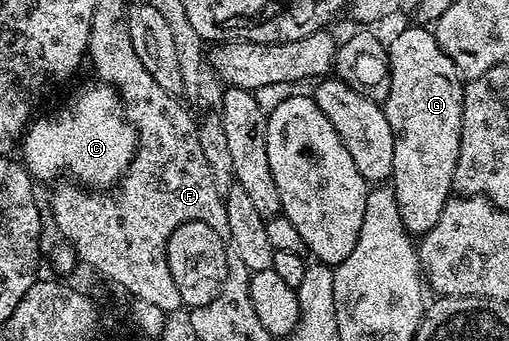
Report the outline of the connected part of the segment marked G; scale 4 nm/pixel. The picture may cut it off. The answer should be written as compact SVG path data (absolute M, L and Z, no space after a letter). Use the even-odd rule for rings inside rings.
M425 26L412 27L403 29L393 41L388 41L389 68L393 77L383 107L395 142L391 187L403 226L420 238L439 222L439 214L443 214L443 206L453 192L465 84L455 62L443 54L432 31Z

